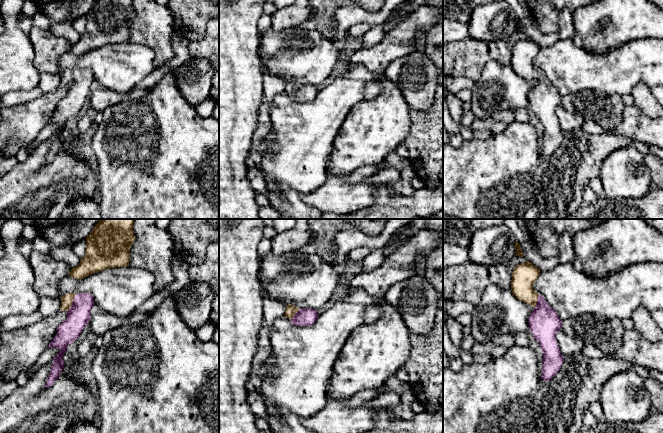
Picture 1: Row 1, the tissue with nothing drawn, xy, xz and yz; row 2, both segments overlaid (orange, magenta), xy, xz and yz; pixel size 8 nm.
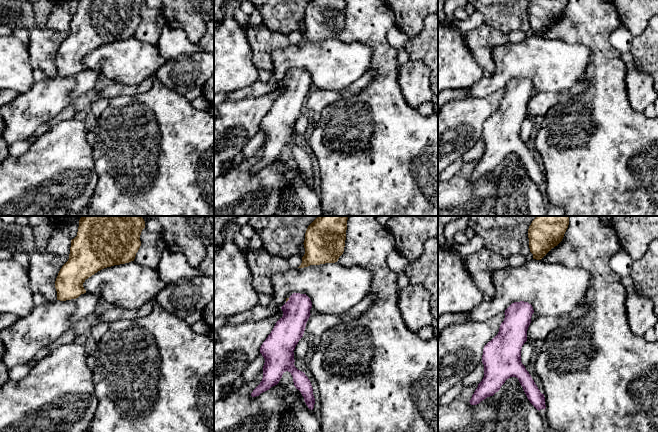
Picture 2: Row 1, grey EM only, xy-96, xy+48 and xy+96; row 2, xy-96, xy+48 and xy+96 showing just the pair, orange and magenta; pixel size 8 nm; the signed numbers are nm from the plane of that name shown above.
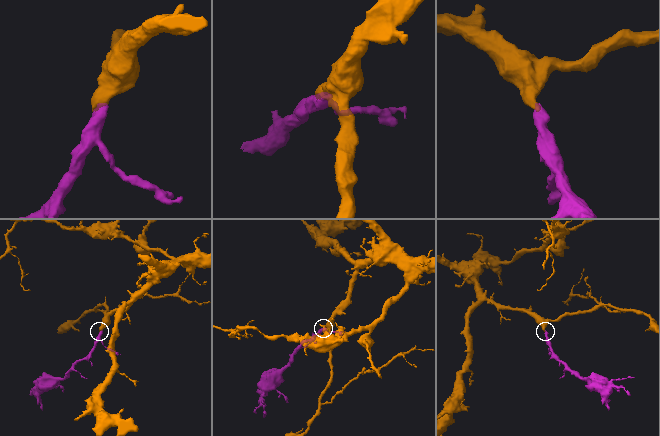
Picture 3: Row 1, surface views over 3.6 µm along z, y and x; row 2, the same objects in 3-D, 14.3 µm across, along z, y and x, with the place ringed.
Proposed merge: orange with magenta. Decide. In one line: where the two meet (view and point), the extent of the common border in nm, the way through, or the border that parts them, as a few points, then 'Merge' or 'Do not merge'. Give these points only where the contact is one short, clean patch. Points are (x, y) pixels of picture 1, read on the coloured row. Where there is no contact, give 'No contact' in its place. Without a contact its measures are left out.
Touches orange at xy (71, 303). Shared border 160 nm. Path across: xy (66, 300), (71, 303), (79, 311), (79, 314). Merge

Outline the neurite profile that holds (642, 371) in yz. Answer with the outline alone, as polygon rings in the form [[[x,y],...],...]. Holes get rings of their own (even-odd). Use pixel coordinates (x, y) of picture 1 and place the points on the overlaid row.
[[[630,363],[630,367],[632,370],[634,370],[638,375],[643,377],[644,379],[650,377],[650,372],[645,367],[642,367],[635,363]]]

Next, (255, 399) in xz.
[[[259,391],[249,392],[247,402],[250,406],[251,411],[257,417],[264,417],[266,415],[266,404],[262,394]]]

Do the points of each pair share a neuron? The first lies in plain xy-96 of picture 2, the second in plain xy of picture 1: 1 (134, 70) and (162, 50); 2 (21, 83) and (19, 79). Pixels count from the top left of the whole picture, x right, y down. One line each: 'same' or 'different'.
1: different
2: same

